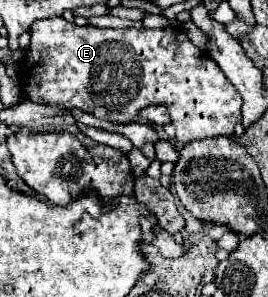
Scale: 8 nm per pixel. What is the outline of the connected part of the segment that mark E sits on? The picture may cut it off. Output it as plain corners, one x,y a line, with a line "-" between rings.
59,16
43,18
31,26
27,62
21,66
19,74
29,100
47,102
51,106
63,104
65,108
81,108
109,122
135,122
141,108
149,104
163,104
171,114
171,124
175,126
175,138
179,144
233,134
235,124
241,122
241,96
235,86
231,86
217,62
203,54
181,28
95,28
77,26

